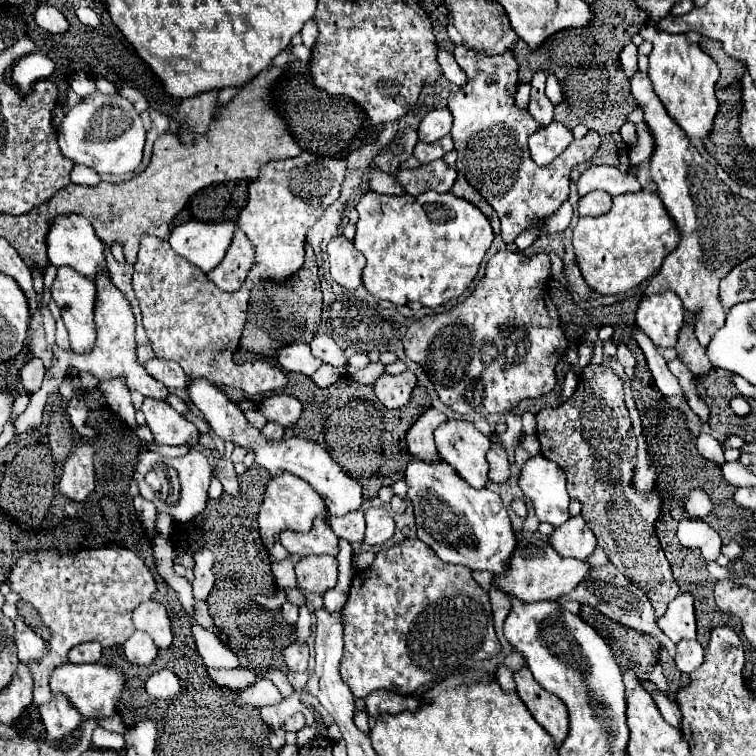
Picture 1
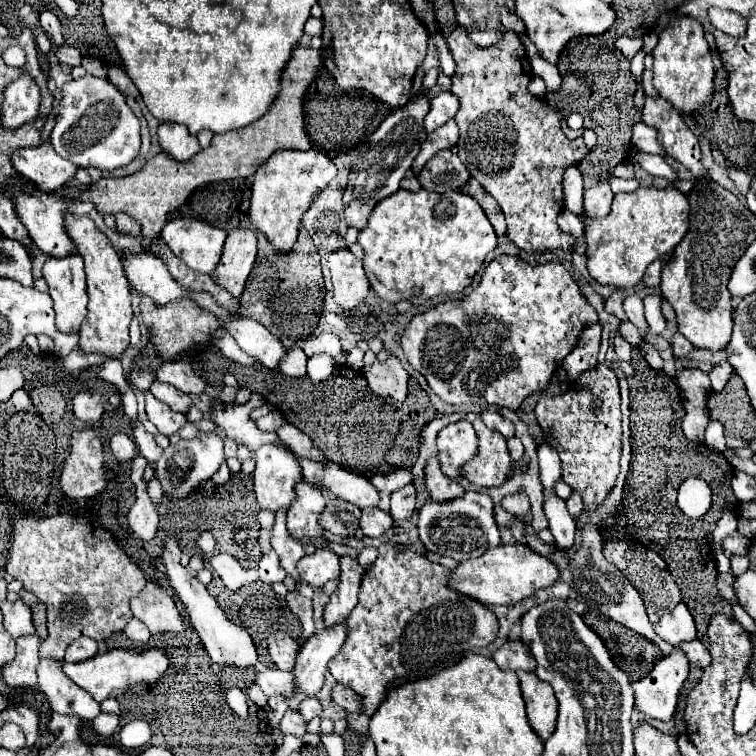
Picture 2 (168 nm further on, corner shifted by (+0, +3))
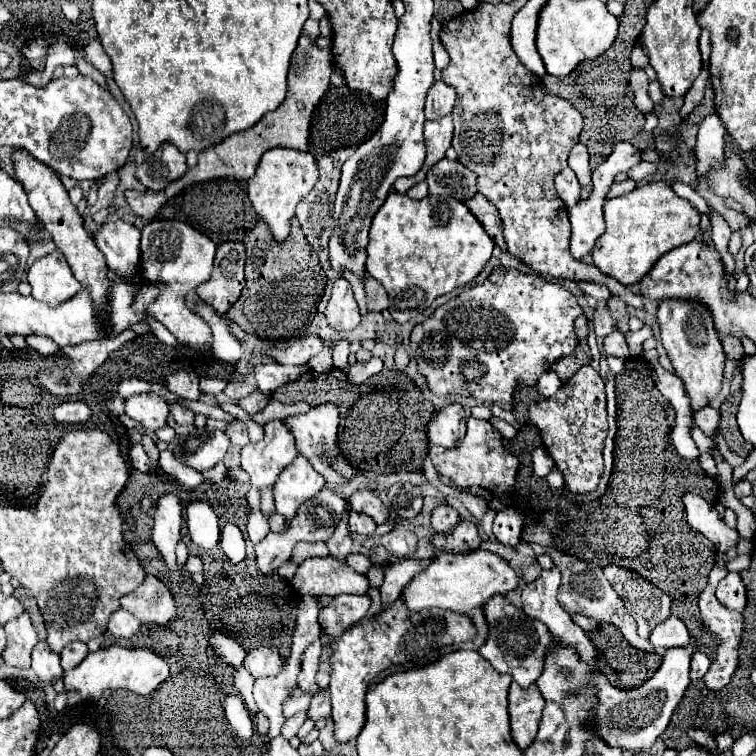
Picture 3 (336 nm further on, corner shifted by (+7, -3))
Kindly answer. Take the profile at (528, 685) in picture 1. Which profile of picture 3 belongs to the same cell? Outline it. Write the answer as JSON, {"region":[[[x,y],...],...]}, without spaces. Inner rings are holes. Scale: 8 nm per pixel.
{"region":[[[517,682],[509,688],[509,716],[511,716],[511,736],[515,744],[525,750],[533,736],[537,734],[541,722],[541,710],[545,700],[535,684],[521,688]]]}

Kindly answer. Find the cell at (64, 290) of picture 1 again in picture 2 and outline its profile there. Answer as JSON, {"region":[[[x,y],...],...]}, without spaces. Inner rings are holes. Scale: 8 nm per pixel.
{"region":[[[70,252],[64,258],[50,256],[46,264],[42,266],[42,278],[48,284],[48,294],[54,300],[54,312],[56,312],[56,328],[60,332],[78,332],[80,322],[86,318],[86,274],[84,274],[84,262],[76,252]]]}

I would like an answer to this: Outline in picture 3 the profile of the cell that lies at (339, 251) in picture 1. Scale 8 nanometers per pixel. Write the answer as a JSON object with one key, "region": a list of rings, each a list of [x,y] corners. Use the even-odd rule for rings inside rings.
{"region":[[[339,276],[333,282],[333,292],[331,292],[325,316],[327,316],[327,322],[335,330],[347,332],[347,330],[353,330],[359,324],[359,318],[361,318],[359,306],[355,302],[351,284],[343,276]]]}

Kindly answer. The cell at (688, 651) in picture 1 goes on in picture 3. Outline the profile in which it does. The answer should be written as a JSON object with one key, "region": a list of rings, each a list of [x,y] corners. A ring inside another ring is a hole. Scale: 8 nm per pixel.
{"region":[[[695,652],[693,658],[691,658],[691,680],[695,682],[695,680],[703,678],[707,668],[709,668],[709,664],[711,664],[711,660],[703,652]]]}

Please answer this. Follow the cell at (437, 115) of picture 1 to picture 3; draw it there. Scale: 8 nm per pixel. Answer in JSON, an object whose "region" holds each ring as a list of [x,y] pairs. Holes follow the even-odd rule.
{"region":[[[441,80],[433,84],[433,88],[427,94],[425,102],[425,118],[427,120],[437,120],[441,116],[451,114],[451,108],[455,104],[455,90]]]}

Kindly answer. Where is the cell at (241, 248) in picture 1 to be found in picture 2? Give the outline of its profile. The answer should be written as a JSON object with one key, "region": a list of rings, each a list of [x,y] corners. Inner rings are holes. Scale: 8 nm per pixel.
{"region":[[[230,230],[224,242],[222,258],[216,270],[210,274],[212,280],[238,298],[244,290],[244,282],[256,260],[256,234],[254,230]]]}

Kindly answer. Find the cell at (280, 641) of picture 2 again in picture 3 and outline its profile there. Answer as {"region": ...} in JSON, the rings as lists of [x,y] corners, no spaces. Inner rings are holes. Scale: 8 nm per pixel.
{"region":[[[259,648],[247,654],[245,658],[245,670],[251,672],[255,678],[263,678],[263,676],[275,676],[281,672],[283,666],[283,658],[279,656],[279,652],[275,648]]]}

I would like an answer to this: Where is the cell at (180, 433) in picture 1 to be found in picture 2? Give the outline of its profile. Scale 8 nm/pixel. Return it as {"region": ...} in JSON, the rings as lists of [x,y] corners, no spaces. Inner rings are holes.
{"region":[[[146,392],[146,414],[148,414],[148,420],[164,436],[176,434],[186,424],[186,416],[184,414],[176,414],[164,402],[154,398],[150,392]]]}

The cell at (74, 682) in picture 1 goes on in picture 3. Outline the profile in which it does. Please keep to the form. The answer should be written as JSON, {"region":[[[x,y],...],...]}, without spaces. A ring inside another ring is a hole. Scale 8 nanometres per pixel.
{"region":[[[113,644],[97,652],[91,652],[77,668],[63,674],[65,692],[57,694],[55,708],[63,712],[68,707],[67,692],[77,692],[81,700],[99,700],[99,694],[103,694],[105,690],[121,690],[121,688],[131,690],[139,696],[149,696],[149,692],[155,692],[157,686],[163,684],[167,678],[169,678],[169,664],[161,656],[157,656],[153,650]]]}

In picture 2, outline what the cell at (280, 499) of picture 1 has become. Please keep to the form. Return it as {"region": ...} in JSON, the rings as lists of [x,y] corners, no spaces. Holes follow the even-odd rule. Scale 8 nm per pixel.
{"region":[[[264,444],[258,450],[249,450],[245,446],[239,446],[237,458],[242,461],[247,457],[254,458],[254,462],[256,462],[252,480],[254,480],[254,492],[256,492],[260,508],[268,508],[272,512],[276,512],[278,508],[288,508],[294,498],[294,486],[296,486],[296,482],[300,482],[300,476],[302,476],[300,462],[292,454],[292,450],[284,444]]]}

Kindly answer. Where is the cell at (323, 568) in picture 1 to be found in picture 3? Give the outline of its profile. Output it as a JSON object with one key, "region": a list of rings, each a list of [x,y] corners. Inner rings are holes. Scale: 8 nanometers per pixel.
{"region":[[[307,558],[295,572],[293,586],[299,594],[337,596],[337,594],[367,594],[369,580],[357,574],[347,564],[327,558]]]}

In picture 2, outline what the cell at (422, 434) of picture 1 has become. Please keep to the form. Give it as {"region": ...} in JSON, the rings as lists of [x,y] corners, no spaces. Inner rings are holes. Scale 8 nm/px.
{"region":[[[438,458],[428,462],[424,473],[426,488],[433,501],[450,502],[450,500],[456,500],[456,498],[464,496],[464,488],[458,482],[450,480],[450,478],[444,478],[444,474],[440,474]]]}

